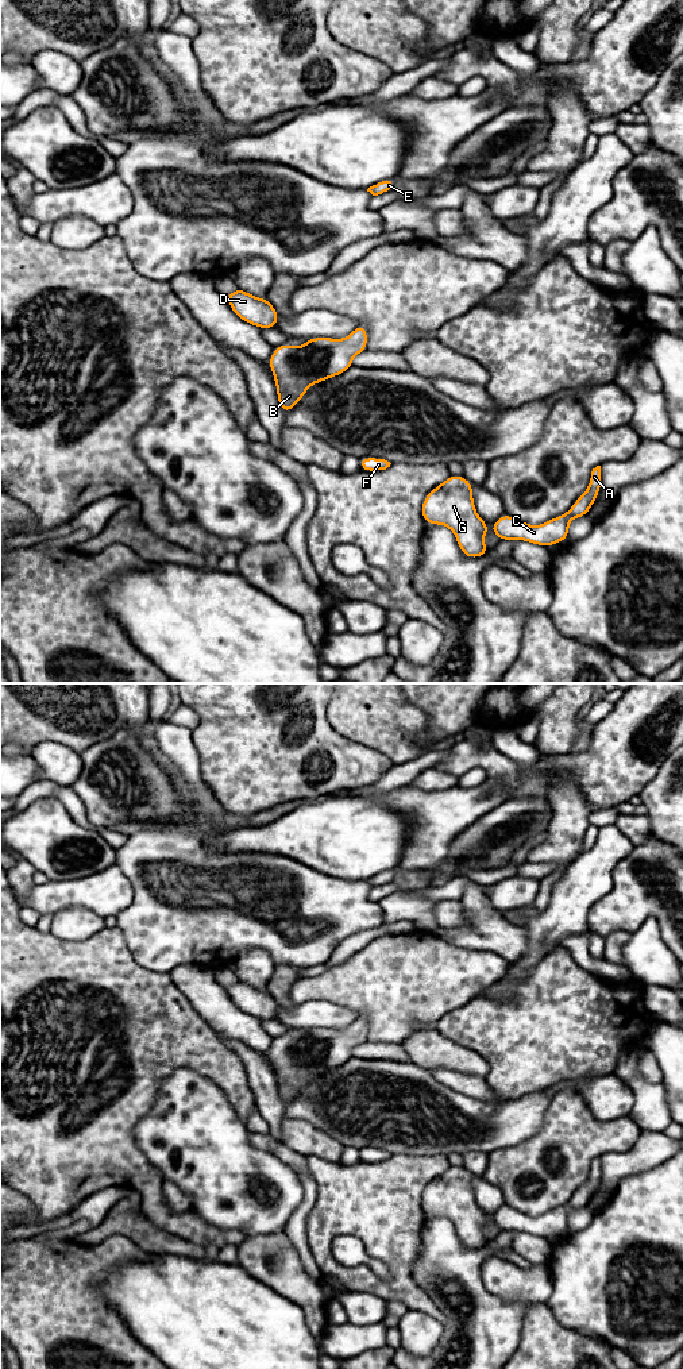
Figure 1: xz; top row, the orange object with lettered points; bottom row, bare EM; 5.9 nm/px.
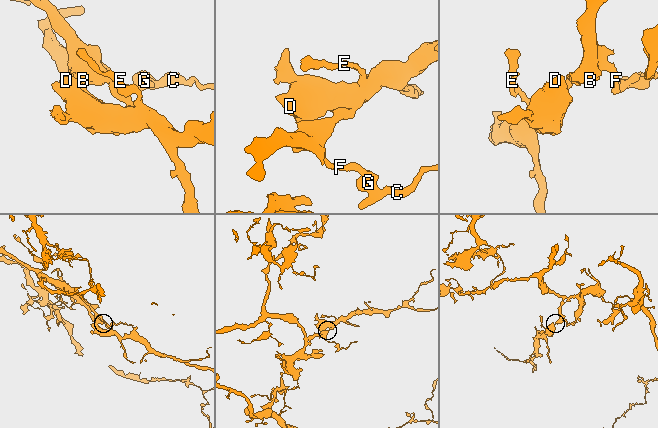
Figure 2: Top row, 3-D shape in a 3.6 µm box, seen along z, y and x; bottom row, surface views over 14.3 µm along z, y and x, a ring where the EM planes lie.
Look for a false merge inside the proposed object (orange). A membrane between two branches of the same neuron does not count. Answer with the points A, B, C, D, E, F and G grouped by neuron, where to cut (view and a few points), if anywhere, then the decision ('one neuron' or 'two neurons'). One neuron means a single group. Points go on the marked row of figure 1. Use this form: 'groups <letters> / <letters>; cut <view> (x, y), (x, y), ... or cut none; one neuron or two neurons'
groups A B C D E F G; cut none; one neuron

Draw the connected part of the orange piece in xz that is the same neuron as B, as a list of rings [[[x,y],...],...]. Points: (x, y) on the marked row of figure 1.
[[[358,325],[347,338],[309,338],[298,347],[278,344],[269,367],[274,373],[278,404],[286,414],[309,386],[347,371],[352,358],[367,350],[367,327]]]

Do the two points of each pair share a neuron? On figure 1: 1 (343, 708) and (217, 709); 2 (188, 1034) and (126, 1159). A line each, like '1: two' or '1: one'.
1: two
2: one

